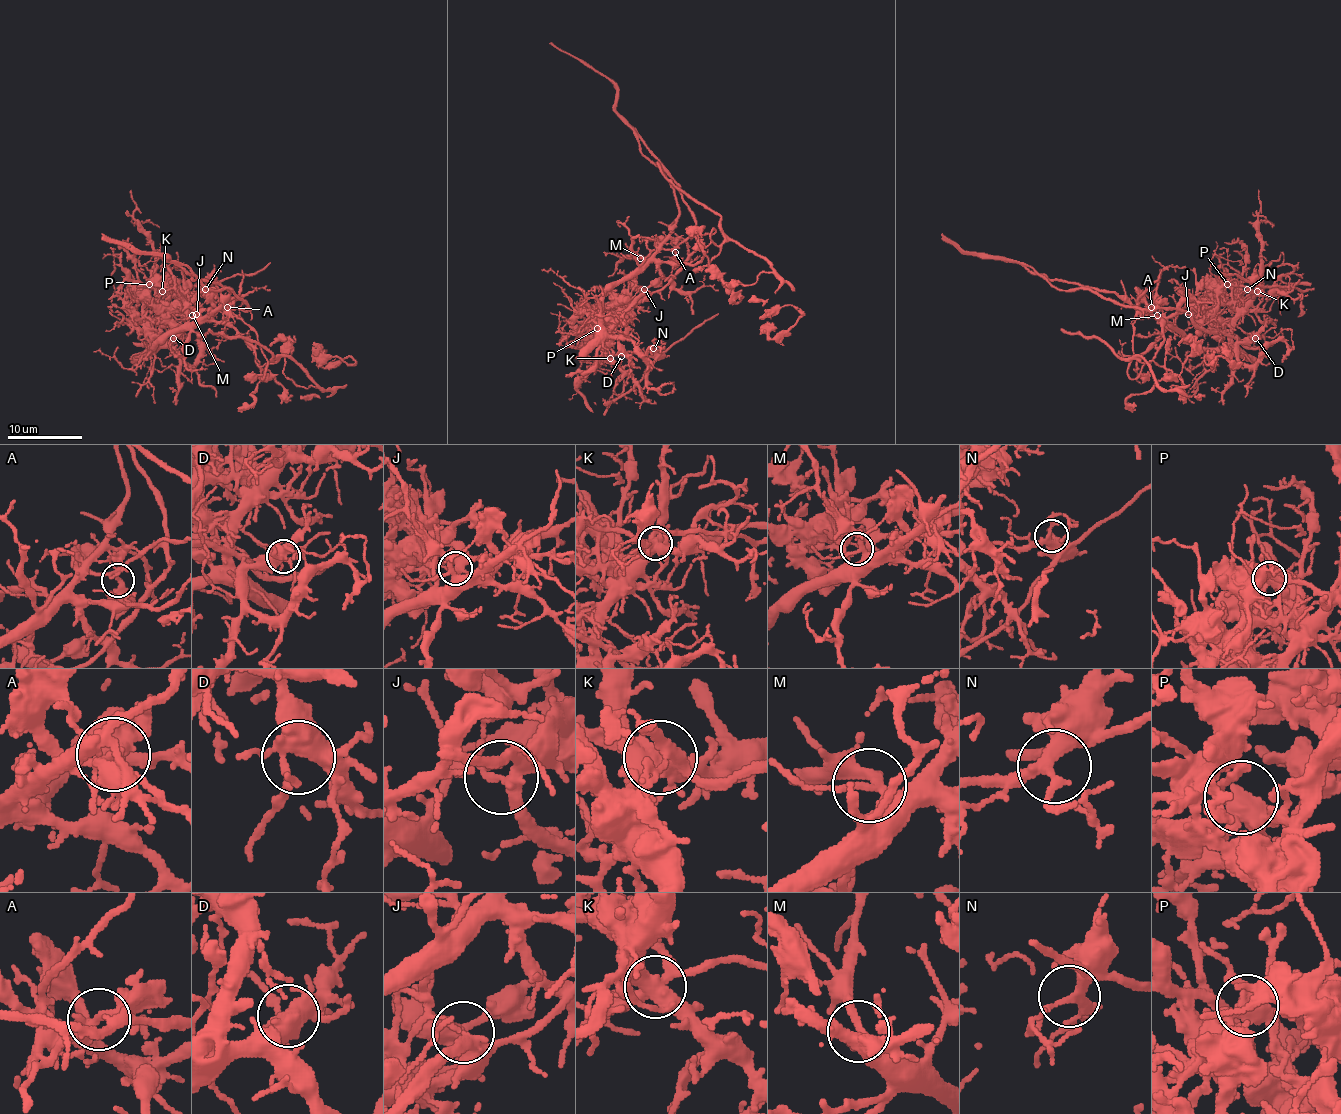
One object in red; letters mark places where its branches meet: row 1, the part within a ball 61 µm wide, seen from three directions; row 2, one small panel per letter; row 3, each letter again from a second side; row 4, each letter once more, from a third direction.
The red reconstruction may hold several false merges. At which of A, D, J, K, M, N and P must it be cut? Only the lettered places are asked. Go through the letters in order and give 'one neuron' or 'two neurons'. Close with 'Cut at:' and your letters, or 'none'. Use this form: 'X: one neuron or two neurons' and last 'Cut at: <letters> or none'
A: two neurons
D: one neuron
J: two neurons
K: two neurons
M: one neuron
N: one neuron
P: two neurons
Cut at: A, J, K, P

